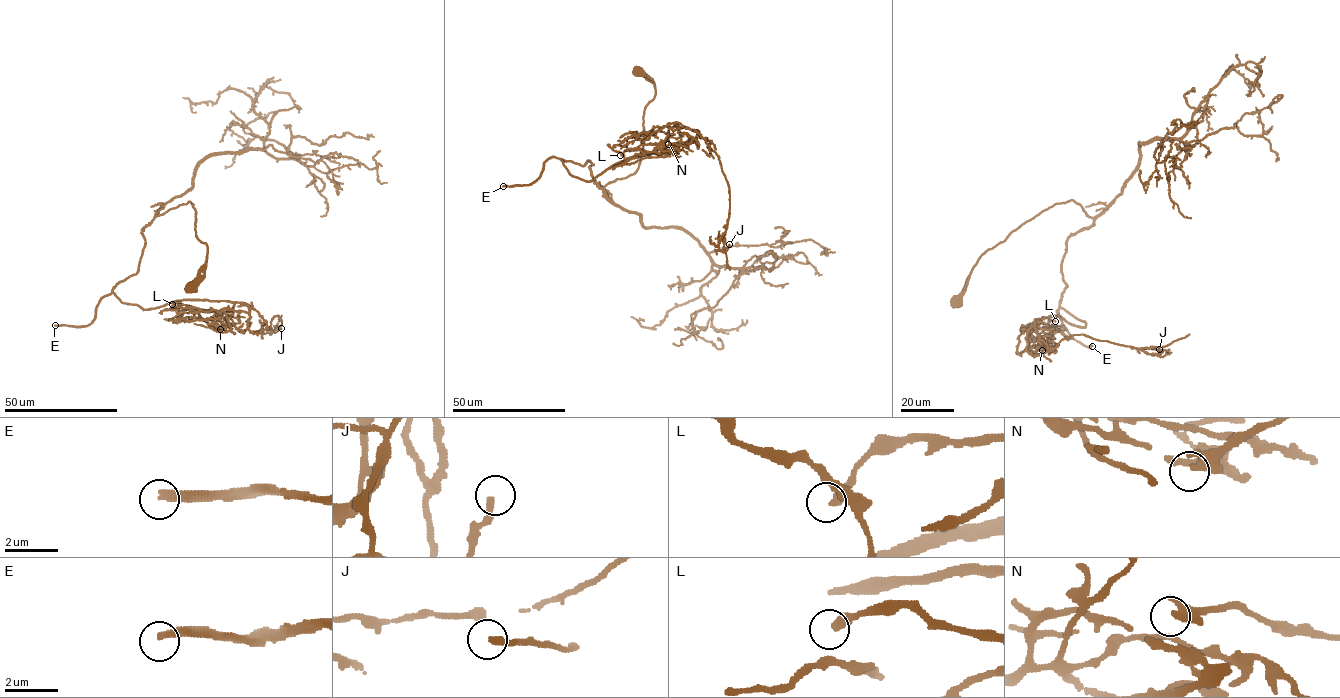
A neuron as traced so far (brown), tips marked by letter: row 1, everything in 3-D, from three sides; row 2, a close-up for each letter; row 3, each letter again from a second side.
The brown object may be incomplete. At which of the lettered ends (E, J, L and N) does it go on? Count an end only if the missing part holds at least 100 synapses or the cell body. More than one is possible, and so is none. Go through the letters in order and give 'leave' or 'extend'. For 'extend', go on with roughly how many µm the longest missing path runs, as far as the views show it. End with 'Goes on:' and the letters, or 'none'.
E: extend | 120 µm
J: leave
L: leave
N: leave
Goes on: E

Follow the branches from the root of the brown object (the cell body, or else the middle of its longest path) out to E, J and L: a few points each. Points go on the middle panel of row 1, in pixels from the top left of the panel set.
E: (637, 71), (655, 95), (644, 111), (634, 173), (601, 189), (589, 161), (550, 157), (532, 183), (503, 186)
J: (637, 71), (655, 93), (638, 169), (601, 189), (589, 161), (560, 159), (590, 181), (697, 131), (729, 244)
L: (637, 71), (655, 93), (638, 169), (601, 189), (589, 161), (560, 159), (590, 181), (681, 142), (620, 155)

